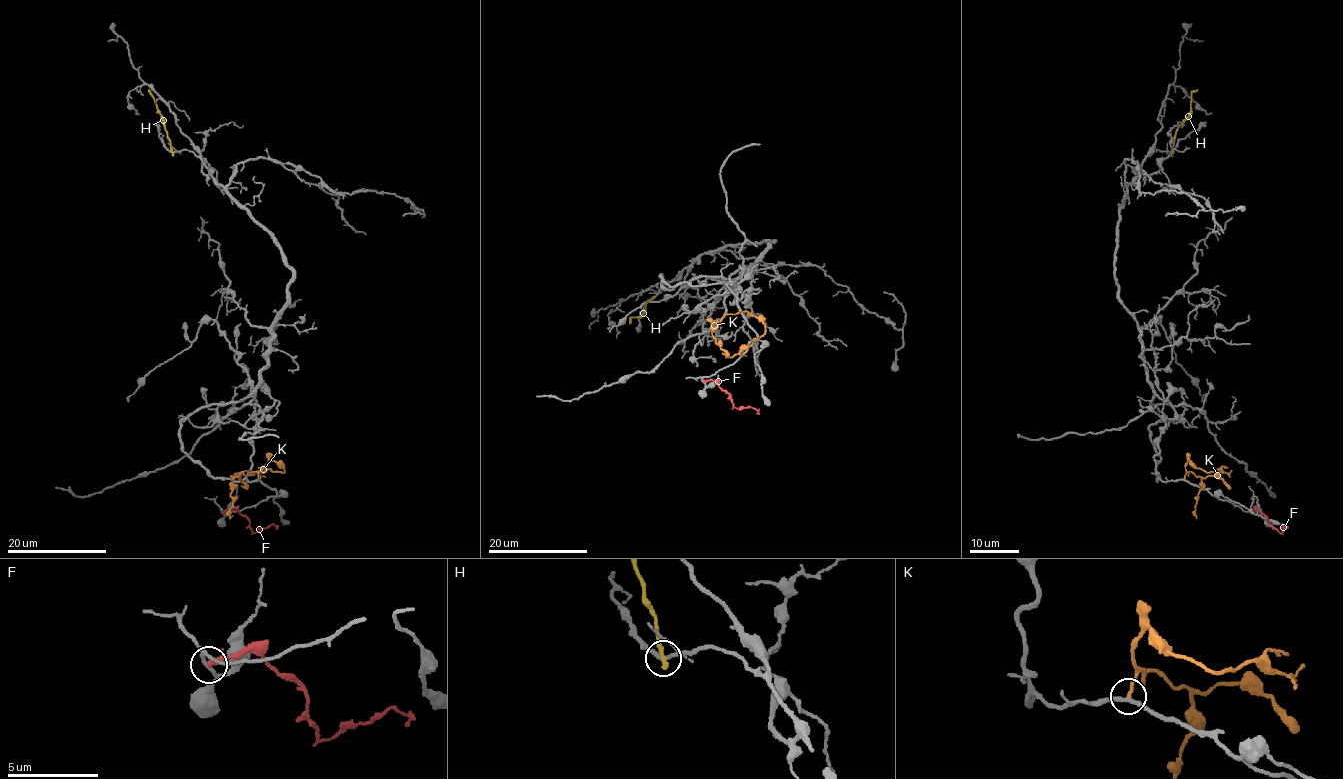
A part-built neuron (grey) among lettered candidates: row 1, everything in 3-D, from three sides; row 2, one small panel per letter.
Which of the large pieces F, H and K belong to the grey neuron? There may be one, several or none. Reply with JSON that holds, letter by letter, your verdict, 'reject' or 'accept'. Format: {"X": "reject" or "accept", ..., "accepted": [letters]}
{"F": "reject", "H": "reject", "K": "reject", "accepted": []}

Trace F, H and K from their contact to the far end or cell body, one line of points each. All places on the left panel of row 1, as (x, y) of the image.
F: (222, 513), (236, 509), (248, 520), (252, 532), (275, 526)
H: (173, 152), (165, 126), (148, 89)
K: (258, 479), (258, 473), (273, 461), (284, 472), (244, 470)

